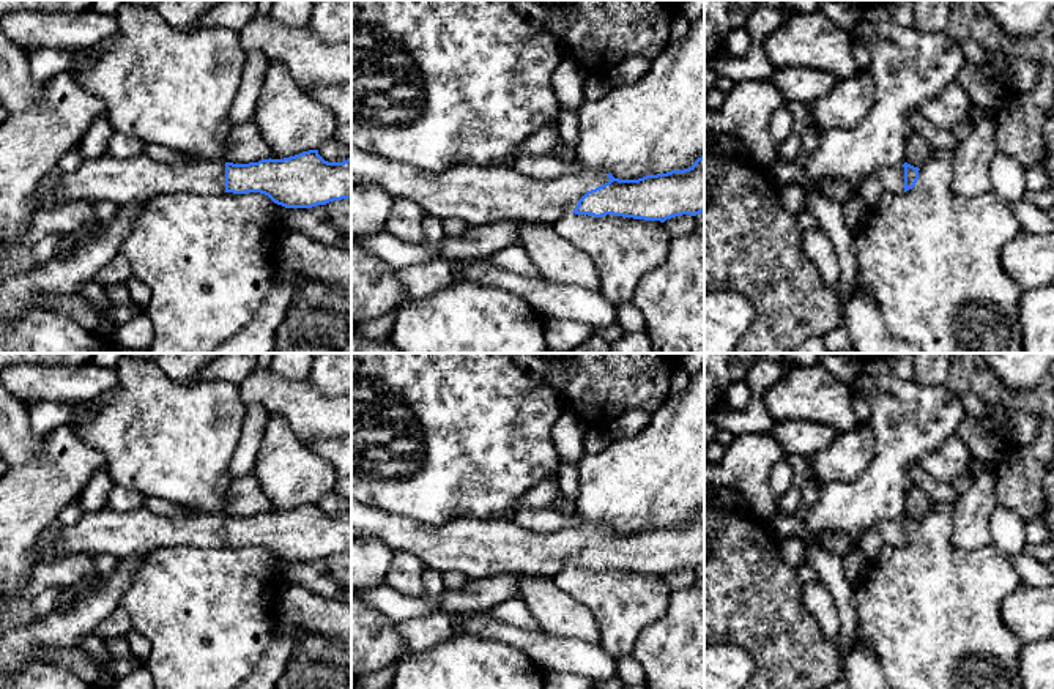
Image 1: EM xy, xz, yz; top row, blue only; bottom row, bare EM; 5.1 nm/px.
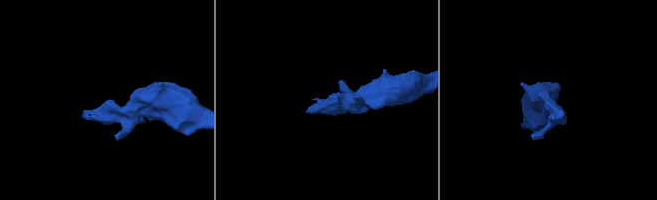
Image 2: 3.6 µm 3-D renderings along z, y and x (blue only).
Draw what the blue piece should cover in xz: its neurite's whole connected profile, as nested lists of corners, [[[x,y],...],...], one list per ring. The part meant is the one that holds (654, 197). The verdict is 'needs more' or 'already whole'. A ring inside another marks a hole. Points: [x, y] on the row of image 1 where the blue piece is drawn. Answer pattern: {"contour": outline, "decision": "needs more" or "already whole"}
{"contour": [[[351,147],[351,186],[356,184],[378,184],[394,199],[414,200],[425,214],[438,219],[458,218],[469,225],[506,221],[553,224],[567,213],[665,222],[676,216],[696,216],[704,211],[704,155],[688,169],[638,180],[619,180],[611,173],[592,170],[555,180],[531,180],[514,167],[458,166],[443,173],[427,173]]], "decision": "needs more"}

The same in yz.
{"contour": [[[907,162],[895,167],[881,167],[876,178],[884,192],[901,194],[912,189],[919,180],[919,167]]], "decision": "needs more"}

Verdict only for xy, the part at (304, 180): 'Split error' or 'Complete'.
Split error

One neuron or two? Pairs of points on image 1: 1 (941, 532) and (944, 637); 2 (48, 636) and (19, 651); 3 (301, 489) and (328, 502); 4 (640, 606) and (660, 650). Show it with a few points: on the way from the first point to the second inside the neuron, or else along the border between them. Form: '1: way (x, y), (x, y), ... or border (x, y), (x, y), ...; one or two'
1: way (941, 558), (941, 610); one
2: way (41, 636), (35, 636), (25, 645); one
3: border (333, 489), (317, 502); two
4: border (670, 595), (667, 609), (638, 634), (629, 653); two

